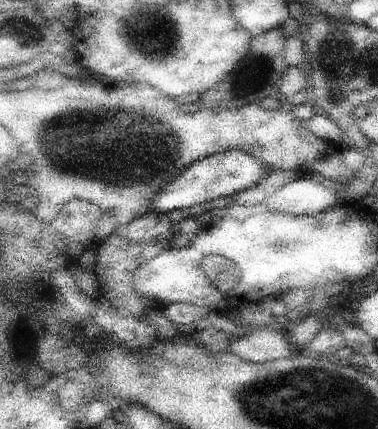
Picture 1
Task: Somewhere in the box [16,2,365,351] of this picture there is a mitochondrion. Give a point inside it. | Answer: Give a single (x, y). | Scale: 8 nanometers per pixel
(155, 39)

